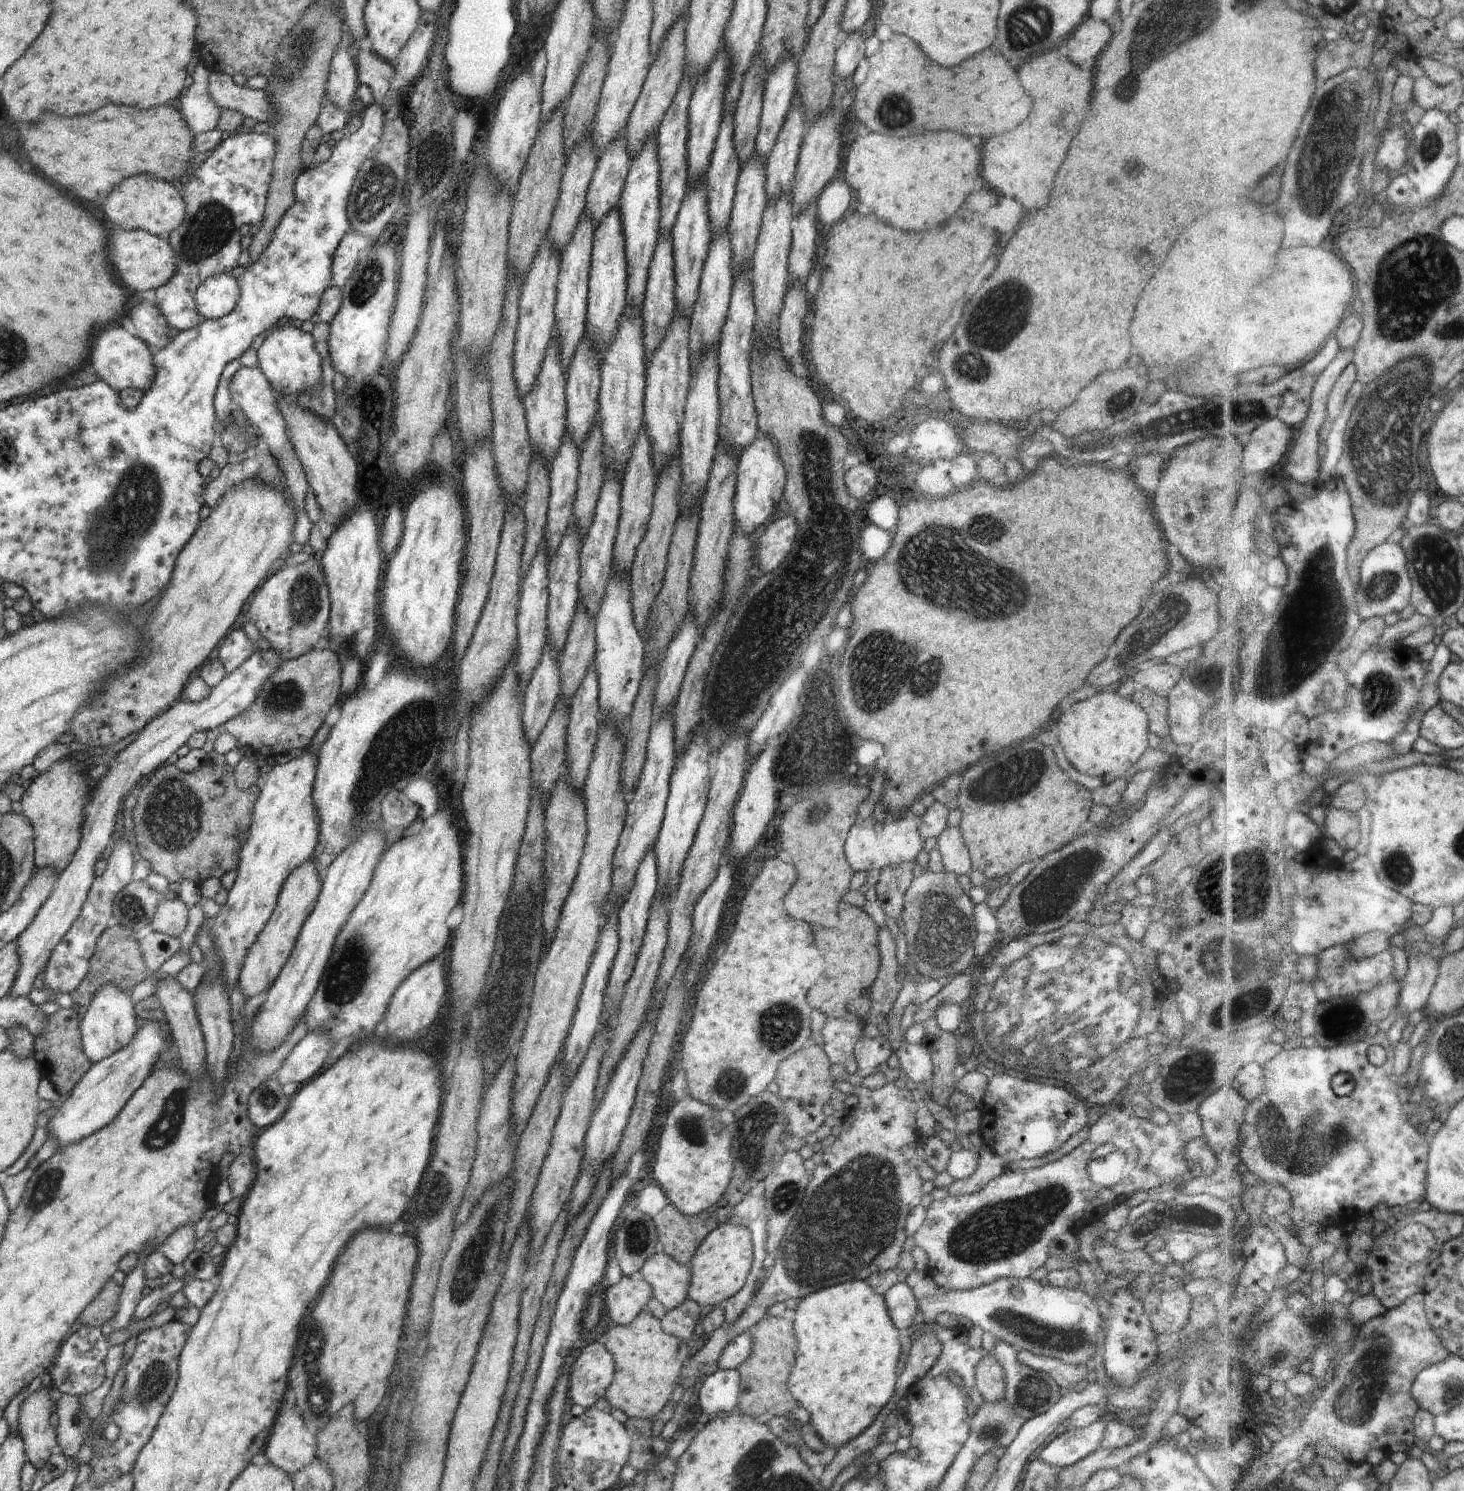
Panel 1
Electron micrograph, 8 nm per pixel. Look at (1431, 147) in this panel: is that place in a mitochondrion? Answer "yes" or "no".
yes

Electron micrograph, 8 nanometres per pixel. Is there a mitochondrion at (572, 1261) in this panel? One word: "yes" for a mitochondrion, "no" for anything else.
no

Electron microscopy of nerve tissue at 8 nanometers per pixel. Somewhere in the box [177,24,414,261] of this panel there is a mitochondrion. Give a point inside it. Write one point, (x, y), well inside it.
(376, 189)

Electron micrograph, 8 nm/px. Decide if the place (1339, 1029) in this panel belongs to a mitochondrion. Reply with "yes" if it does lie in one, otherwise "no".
yes

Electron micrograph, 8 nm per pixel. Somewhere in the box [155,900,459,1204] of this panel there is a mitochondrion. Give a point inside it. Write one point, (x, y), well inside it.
(346, 978)

